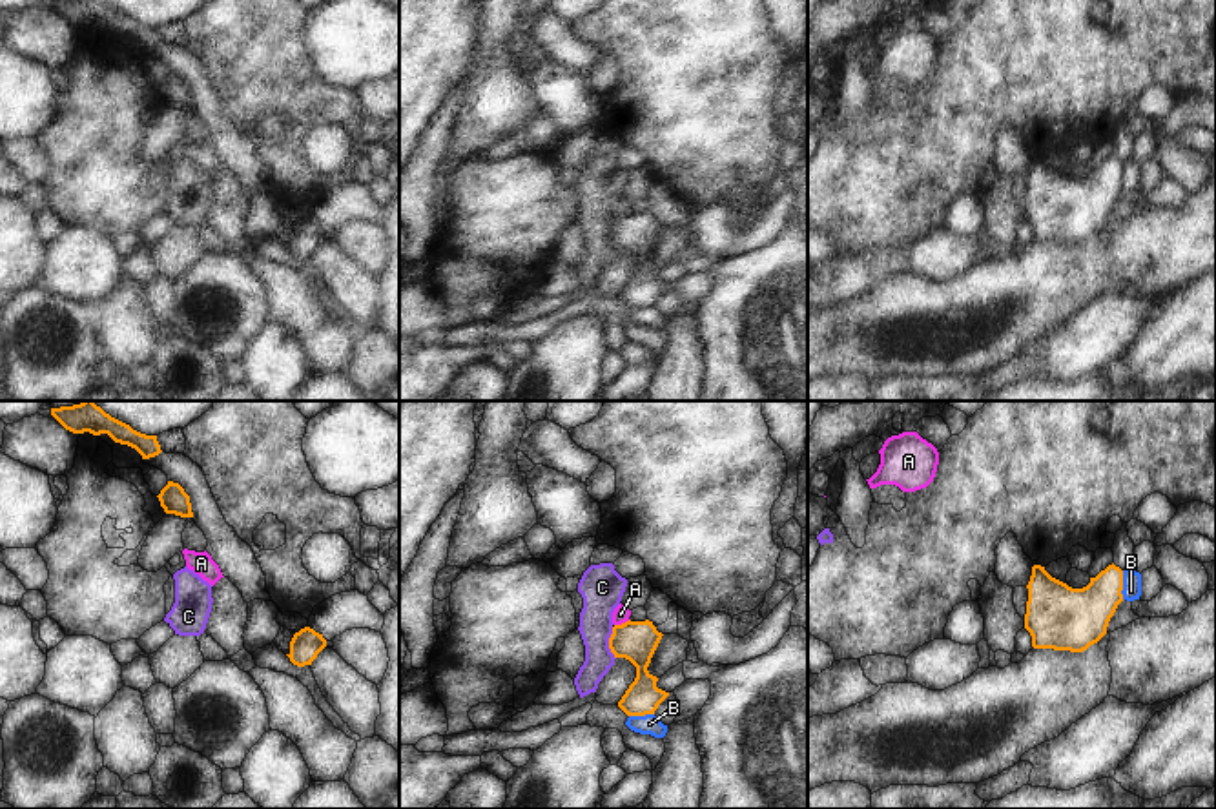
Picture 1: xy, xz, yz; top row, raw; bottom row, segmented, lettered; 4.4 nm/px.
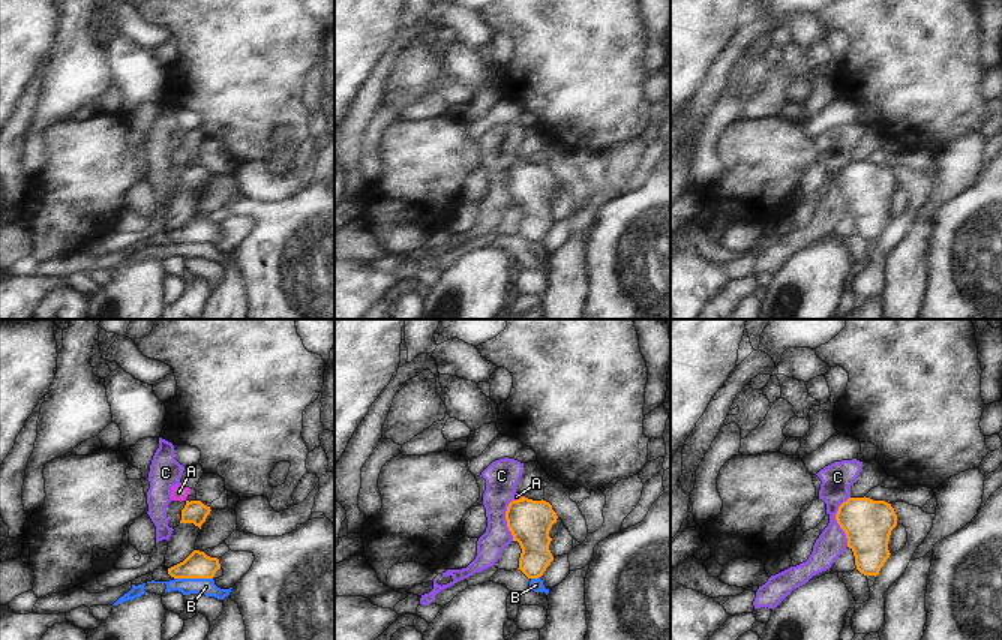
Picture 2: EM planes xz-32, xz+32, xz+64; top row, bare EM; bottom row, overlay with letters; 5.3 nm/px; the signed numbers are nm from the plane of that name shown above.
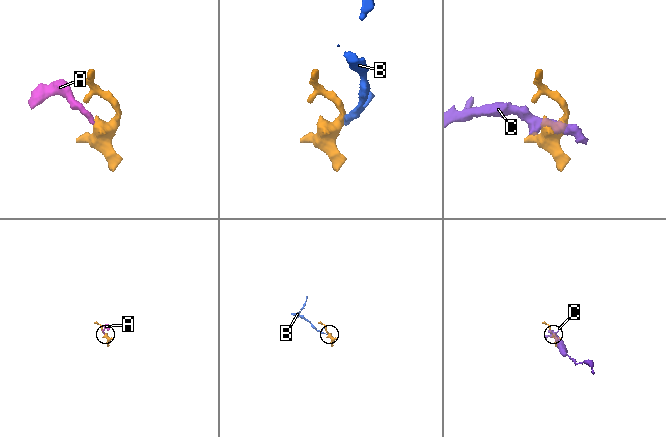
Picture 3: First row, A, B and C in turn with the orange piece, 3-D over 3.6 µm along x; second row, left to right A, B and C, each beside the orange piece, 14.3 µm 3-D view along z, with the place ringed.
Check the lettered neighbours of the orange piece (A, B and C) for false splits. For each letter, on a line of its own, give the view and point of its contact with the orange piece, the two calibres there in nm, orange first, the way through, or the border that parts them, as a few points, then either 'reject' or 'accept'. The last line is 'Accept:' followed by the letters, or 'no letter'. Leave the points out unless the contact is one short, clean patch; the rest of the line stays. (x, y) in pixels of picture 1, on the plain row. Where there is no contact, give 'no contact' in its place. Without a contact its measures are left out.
A: meets orange in xz at (622, 215); 180 nm thick on the orange side, 70 nm on the other; runs through xz (637, 234), (622, 215), (620, 206); accept
B: meets orange in yz at (1122, 177); 280 nm thick on the orange side, 80 nm on the other; border along yz (1123, 163), (1122, 190); reject
C: meets orange in xz at (609, 235); 180 nm thick on the orange side, 190 nm on the other; border along xz (611, 219), (609, 243), (615, 250); reject
Accept: A

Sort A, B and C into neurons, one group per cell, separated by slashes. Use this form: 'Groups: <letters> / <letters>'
Groups: A / B / C.

